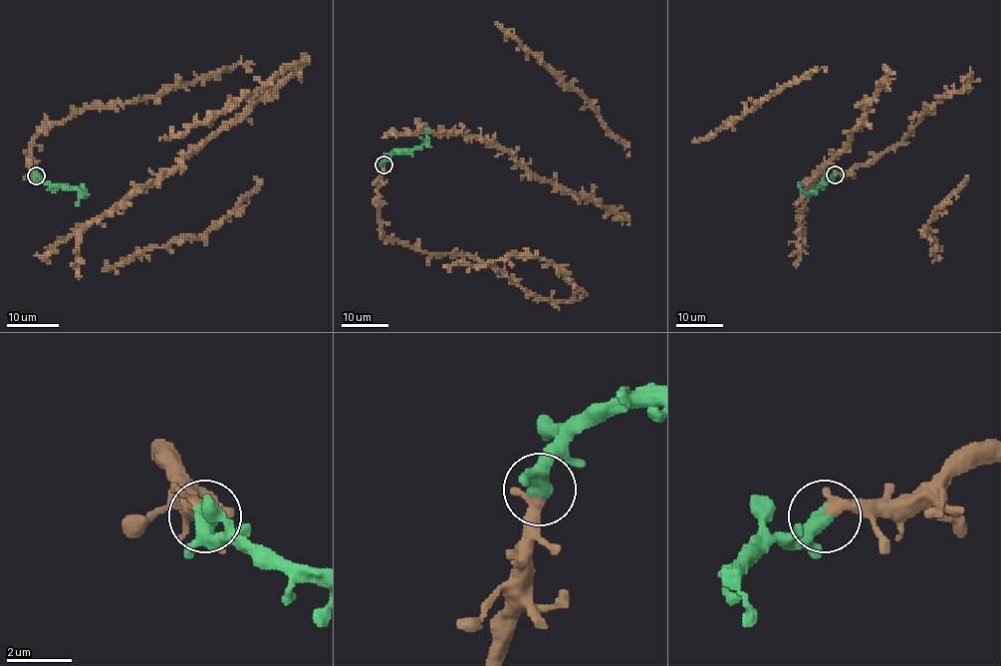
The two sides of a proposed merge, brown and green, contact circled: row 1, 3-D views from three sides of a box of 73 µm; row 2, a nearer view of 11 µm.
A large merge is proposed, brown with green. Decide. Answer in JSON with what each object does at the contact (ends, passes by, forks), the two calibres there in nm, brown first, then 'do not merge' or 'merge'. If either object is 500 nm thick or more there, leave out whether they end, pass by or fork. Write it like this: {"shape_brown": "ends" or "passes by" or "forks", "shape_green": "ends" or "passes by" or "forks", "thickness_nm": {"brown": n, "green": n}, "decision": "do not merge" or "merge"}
{"shape_brown": "ends", "shape_green": "passes by", "thickness_nm": {"brown": 380, "green": 360}, "decision": "merge"}

